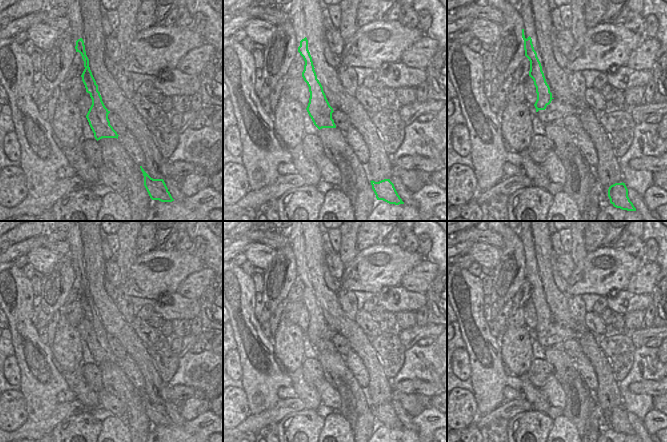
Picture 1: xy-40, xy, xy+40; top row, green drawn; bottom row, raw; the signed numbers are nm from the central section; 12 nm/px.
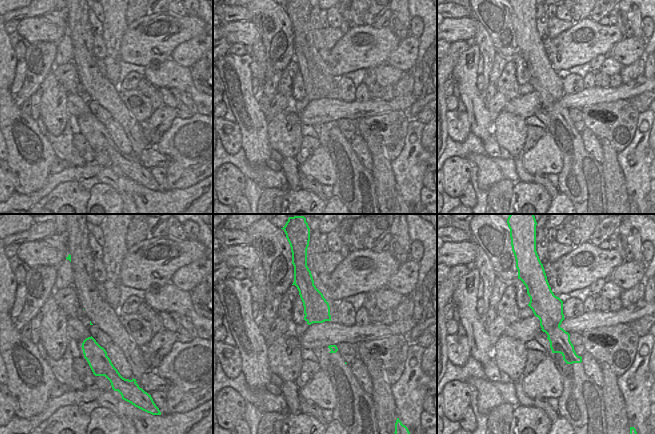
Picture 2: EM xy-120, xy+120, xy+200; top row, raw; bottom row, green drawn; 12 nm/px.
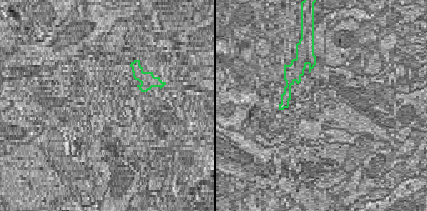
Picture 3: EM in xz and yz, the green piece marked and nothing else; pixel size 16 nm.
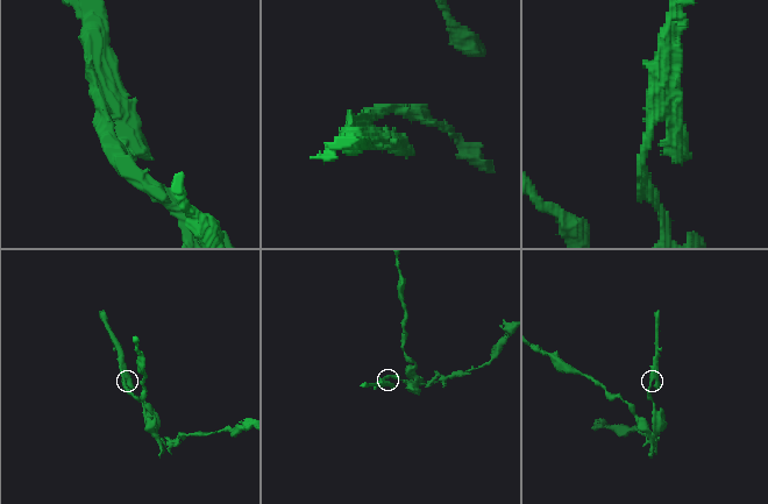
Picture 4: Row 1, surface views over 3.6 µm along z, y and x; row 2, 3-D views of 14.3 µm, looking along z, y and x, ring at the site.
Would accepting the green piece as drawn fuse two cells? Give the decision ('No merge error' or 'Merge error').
Merge error.

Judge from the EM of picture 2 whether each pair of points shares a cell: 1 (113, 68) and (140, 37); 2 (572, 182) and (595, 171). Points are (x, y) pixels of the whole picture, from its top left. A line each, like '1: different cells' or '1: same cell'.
1: different cells
2: same cell

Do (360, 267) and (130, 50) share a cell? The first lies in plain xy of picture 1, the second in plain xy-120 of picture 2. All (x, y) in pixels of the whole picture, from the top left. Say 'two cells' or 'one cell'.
one cell

